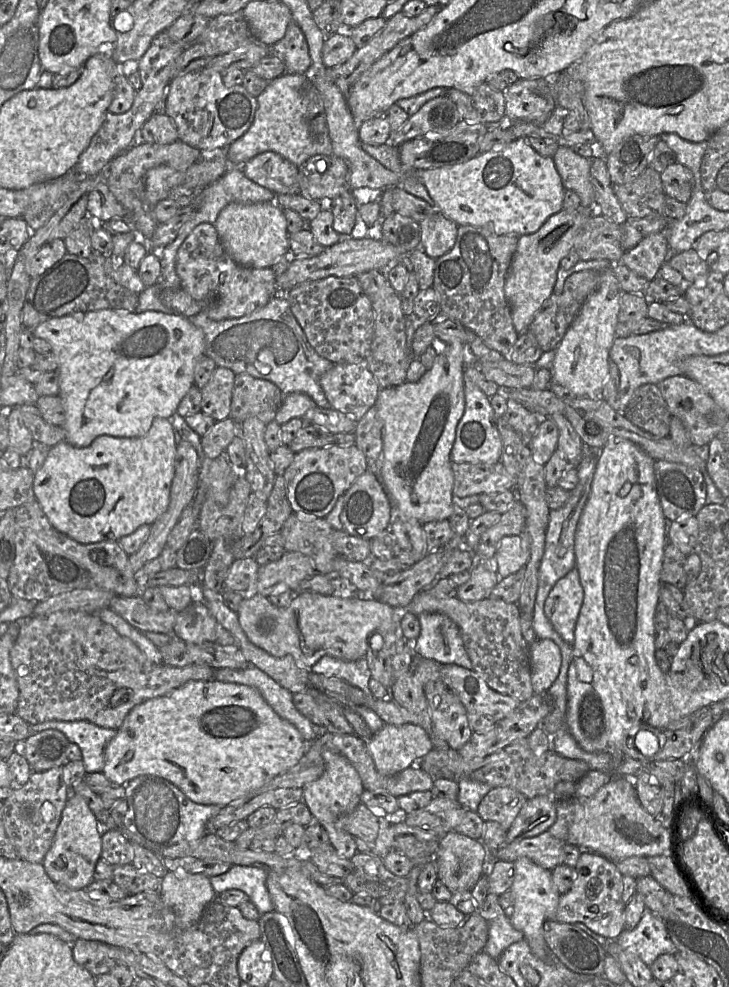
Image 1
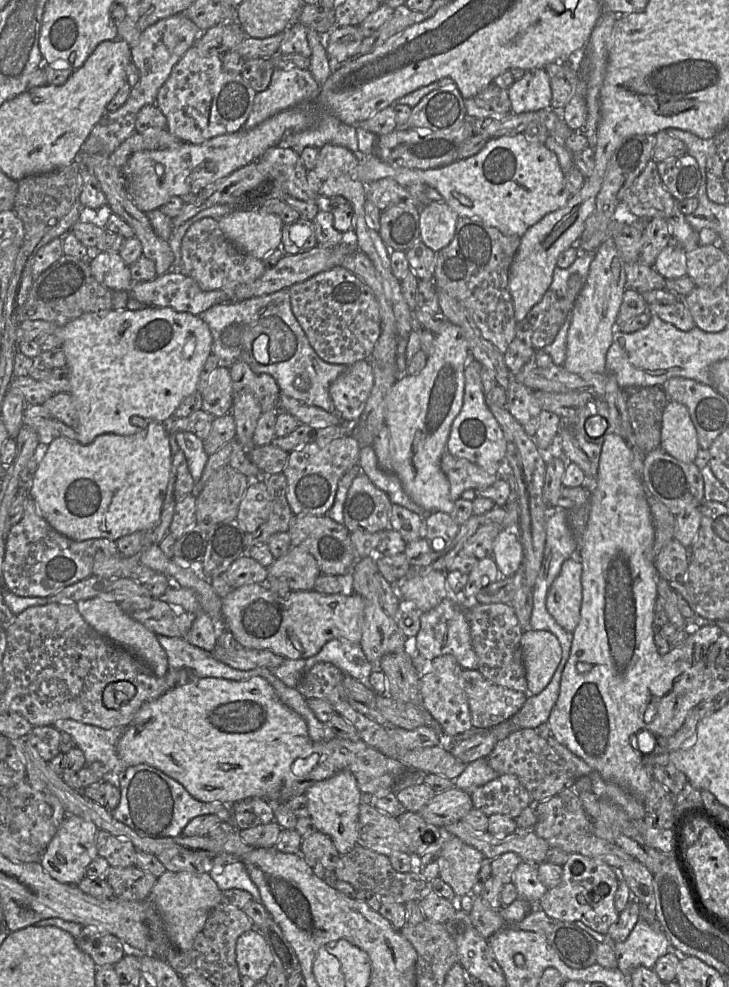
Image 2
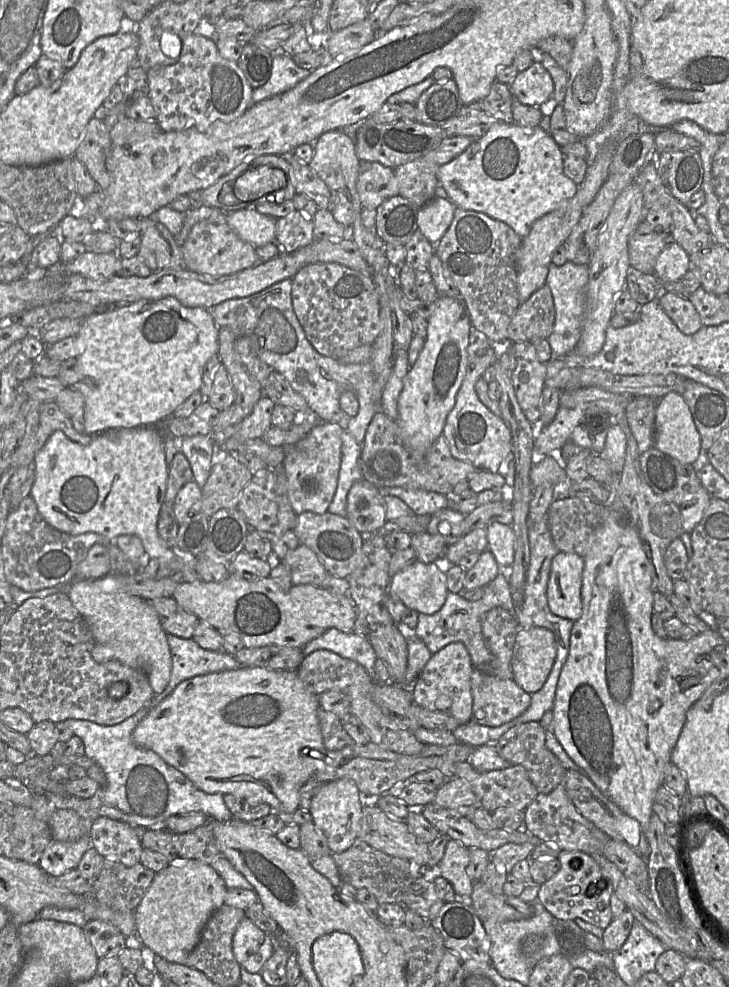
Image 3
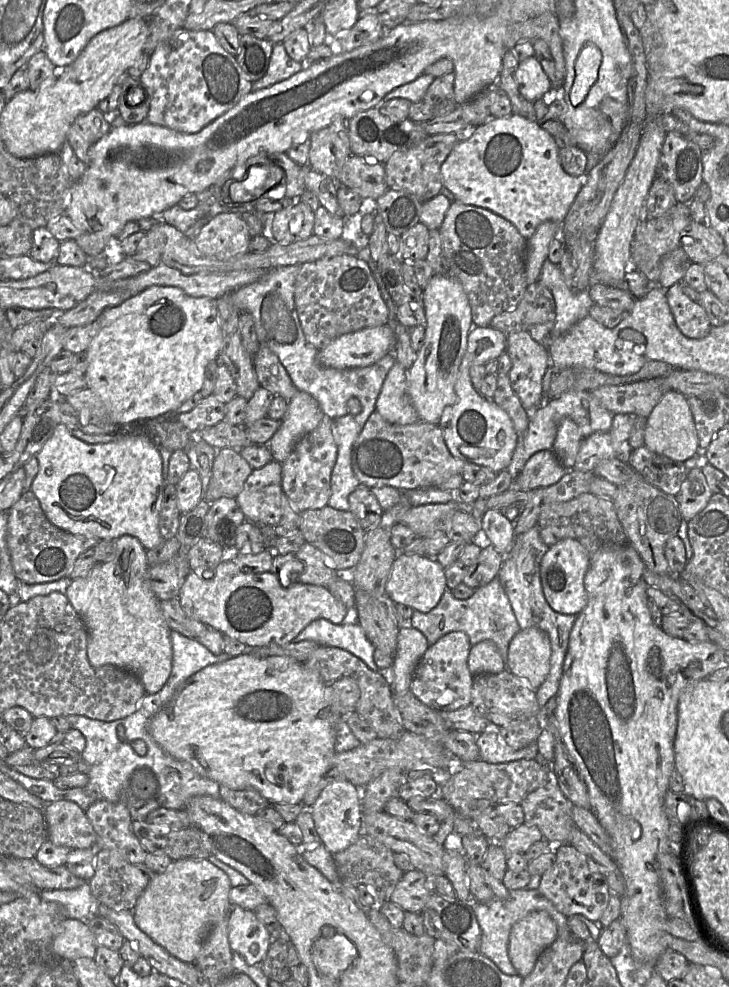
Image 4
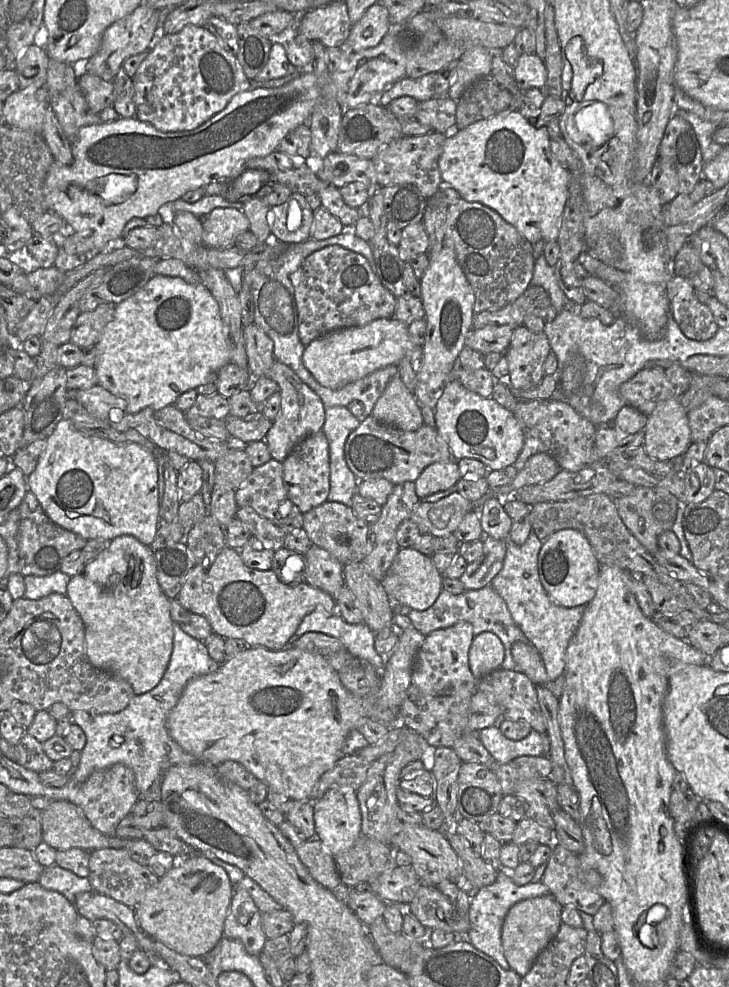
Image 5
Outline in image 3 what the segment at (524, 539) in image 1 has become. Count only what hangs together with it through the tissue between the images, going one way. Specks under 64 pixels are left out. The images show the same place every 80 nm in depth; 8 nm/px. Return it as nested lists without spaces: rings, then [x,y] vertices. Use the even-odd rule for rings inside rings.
[[[491,521],[487,526],[488,549],[501,571],[509,571],[515,555],[515,533],[512,525]]]

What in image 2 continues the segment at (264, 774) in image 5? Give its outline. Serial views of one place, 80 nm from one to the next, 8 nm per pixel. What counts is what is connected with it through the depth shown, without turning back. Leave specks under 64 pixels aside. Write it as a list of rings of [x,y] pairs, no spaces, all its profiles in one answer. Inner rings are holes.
[[[260,676],[243,681],[233,681],[223,678],[193,678],[186,684],[177,686],[157,699],[143,704],[118,740],[116,751],[123,769],[138,764],[147,764],[155,767],[183,785],[195,799],[201,802],[219,801],[231,806],[246,798],[263,798],[273,805],[275,821],[280,827],[284,830],[293,830],[296,829],[298,818],[287,806],[286,802],[276,802],[276,798],[278,797],[279,789],[285,781],[294,781],[296,779],[294,767],[301,767],[304,765],[305,760],[311,755],[311,747],[313,744],[314,742],[311,740],[308,733],[306,721],[278,699],[273,687],[266,679]]]

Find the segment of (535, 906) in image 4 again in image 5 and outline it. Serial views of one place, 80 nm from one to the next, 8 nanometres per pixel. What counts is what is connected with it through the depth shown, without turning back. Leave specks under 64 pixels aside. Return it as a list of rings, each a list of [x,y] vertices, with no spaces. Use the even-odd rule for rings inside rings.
[[[500,869],[493,884],[472,893],[468,913],[470,927],[464,938],[475,948],[493,958],[504,970],[510,970],[511,968],[505,959],[501,942],[502,926],[505,917],[516,903],[547,895],[548,893],[550,893],[549,889],[542,882],[531,882],[523,886],[518,886],[512,880],[509,871]]]

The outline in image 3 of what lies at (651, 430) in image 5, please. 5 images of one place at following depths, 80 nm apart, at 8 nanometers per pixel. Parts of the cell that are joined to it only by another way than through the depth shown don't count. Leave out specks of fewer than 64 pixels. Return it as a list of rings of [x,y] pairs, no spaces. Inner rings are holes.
[[[669,392],[658,401],[654,447],[683,464],[693,464],[700,453],[700,434],[683,396]]]

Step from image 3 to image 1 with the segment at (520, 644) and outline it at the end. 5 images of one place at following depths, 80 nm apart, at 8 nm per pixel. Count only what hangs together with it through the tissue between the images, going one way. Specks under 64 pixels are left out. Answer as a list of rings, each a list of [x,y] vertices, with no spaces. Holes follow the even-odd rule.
[[[537,639],[529,647],[529,651],[534,694],[545,693],[559,674],[561,651],[550,639]]]

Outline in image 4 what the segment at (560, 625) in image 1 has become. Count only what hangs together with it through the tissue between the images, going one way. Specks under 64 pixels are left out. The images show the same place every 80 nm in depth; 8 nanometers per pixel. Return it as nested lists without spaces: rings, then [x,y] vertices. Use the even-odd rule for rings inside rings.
[[[566,538],[549,547],[541,561],[540,578],[545,599],[555,612],[578,615],[585,608],[584,578],[589,567],[590,556],[577,540]]]

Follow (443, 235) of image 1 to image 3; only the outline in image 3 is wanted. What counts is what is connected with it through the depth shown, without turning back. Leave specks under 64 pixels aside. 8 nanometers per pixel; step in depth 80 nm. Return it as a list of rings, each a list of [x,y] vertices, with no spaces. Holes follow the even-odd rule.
[[[434,197],[419,208],[418,228],[423,235],[436,245],[449,229],[456,206],[448,198]]]

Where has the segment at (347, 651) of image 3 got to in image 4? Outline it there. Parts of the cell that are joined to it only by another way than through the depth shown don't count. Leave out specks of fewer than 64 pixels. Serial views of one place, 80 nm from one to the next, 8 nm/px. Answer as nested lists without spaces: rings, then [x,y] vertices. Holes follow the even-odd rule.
[[[353,618],[342,624],[333,624],[326,619],[316,619],[305,627],[292,641],[313,641],[319,646],[337,647],[361,659],[372,671],[382,672],[374,661],[375,647],[363,628]]]

